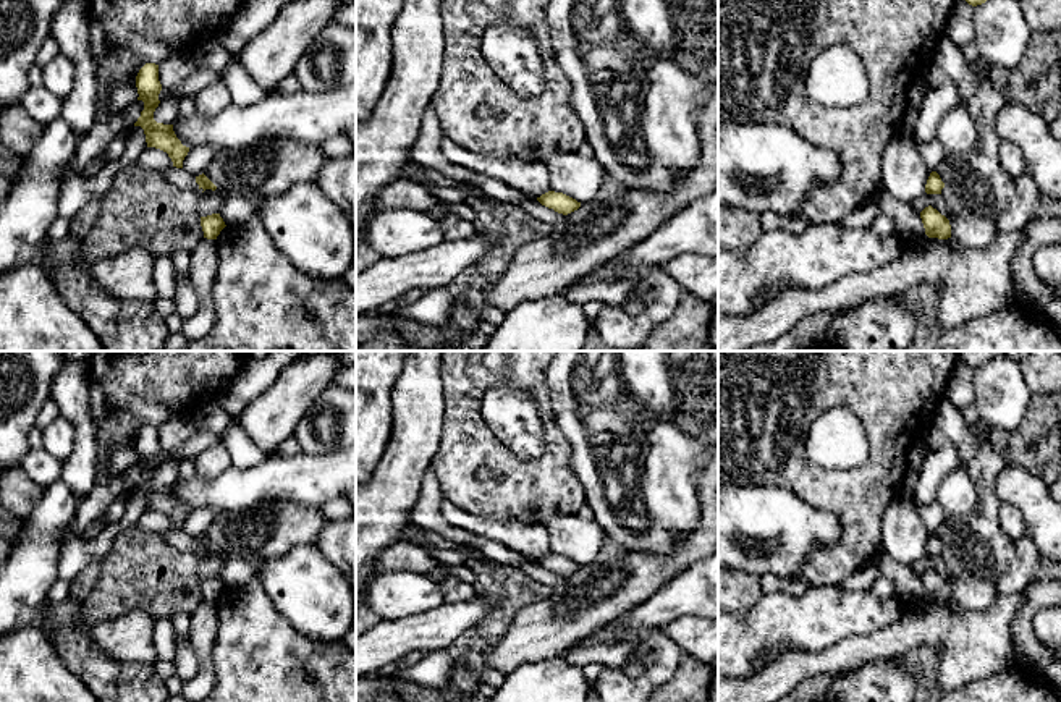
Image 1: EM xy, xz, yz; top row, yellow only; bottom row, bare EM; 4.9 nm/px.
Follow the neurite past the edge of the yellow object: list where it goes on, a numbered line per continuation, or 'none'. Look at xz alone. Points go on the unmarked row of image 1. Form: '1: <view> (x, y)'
none

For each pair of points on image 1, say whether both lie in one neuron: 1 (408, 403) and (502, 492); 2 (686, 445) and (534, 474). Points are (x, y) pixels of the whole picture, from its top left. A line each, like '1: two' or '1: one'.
1: two
2: two

